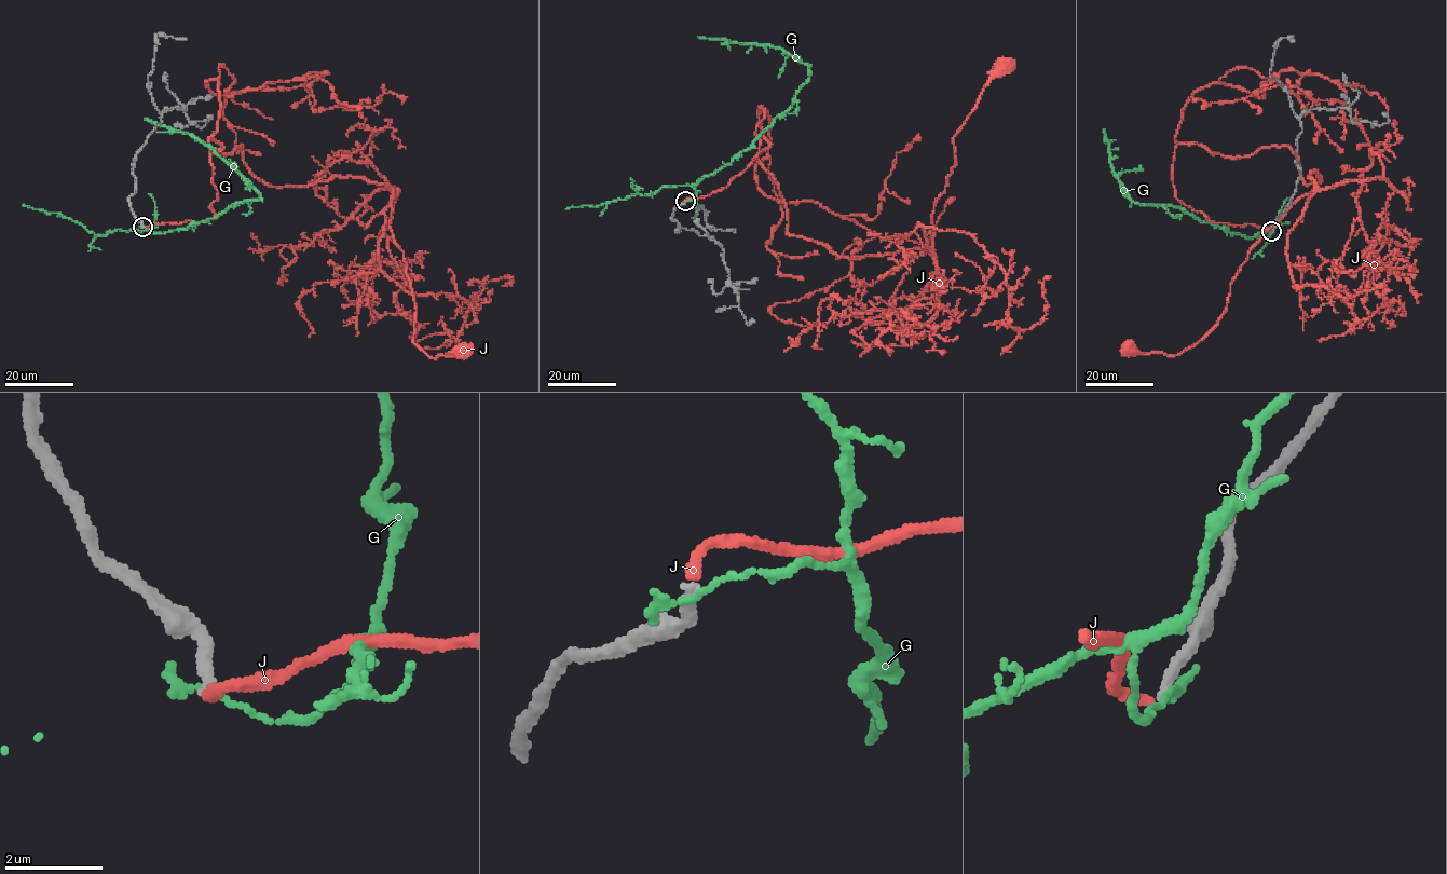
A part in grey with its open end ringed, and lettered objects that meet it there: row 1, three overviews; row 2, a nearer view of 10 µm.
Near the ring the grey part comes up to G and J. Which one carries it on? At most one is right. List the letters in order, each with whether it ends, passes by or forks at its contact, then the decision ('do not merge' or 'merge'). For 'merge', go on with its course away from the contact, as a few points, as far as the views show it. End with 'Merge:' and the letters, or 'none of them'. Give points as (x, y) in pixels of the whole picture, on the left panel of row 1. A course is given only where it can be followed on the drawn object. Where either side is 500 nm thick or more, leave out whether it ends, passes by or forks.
G: it ends there; do not merge
J: it ends there; merge; it runs (142, 227), (215, 219), (209, 137), (214, 153), (242, 145), (269, 185), (382, 182), (412, 341), (461, 354)
Merge: J

